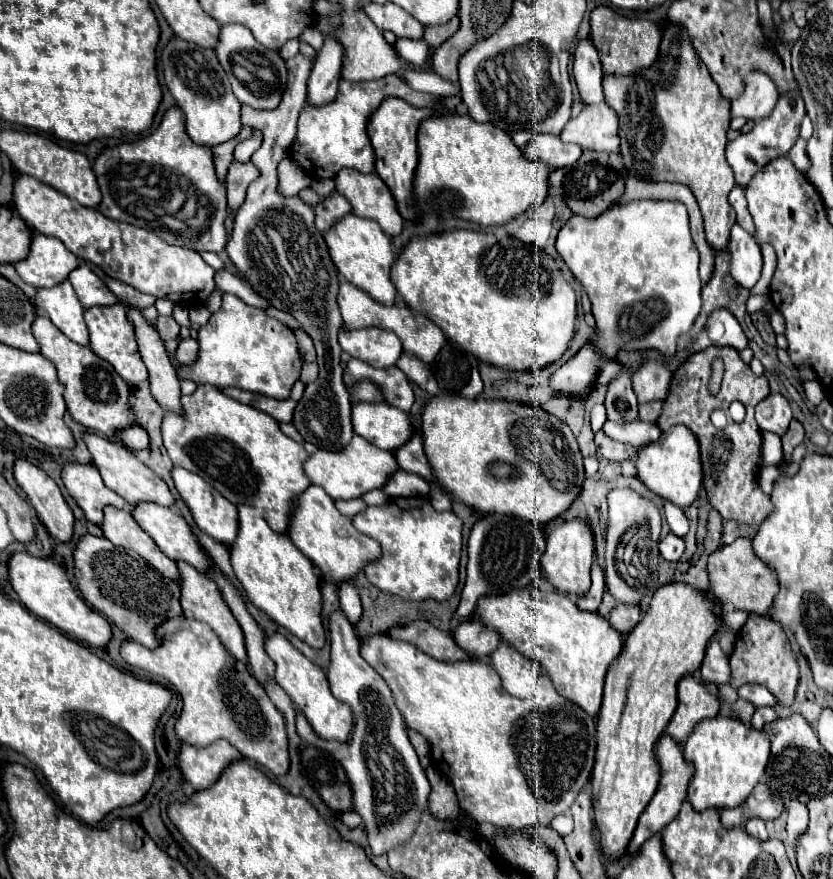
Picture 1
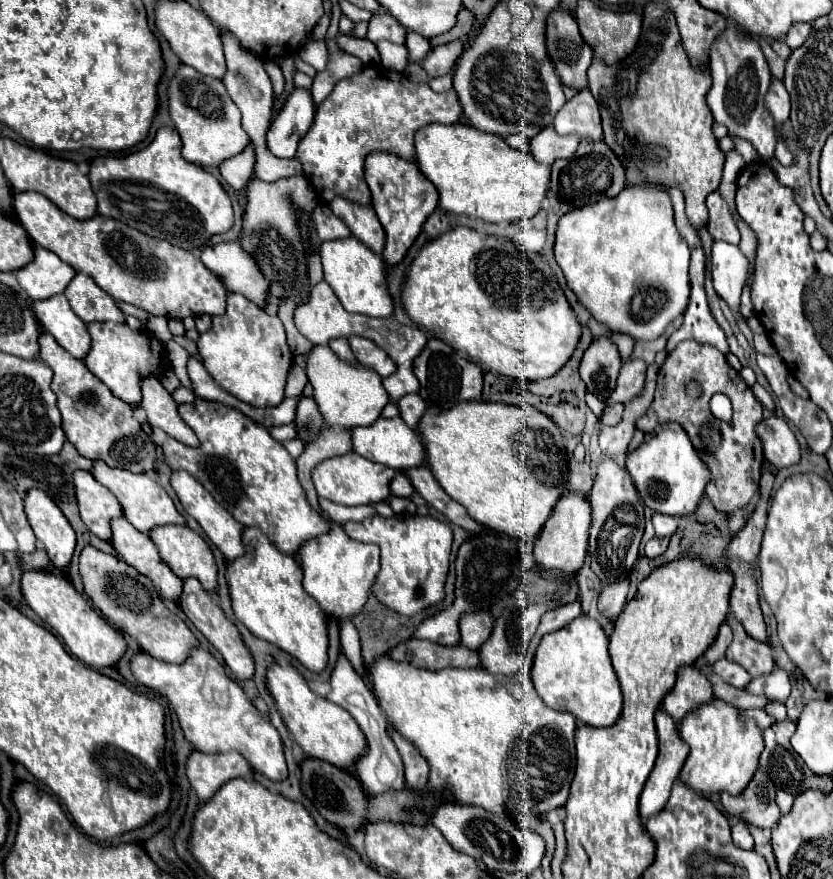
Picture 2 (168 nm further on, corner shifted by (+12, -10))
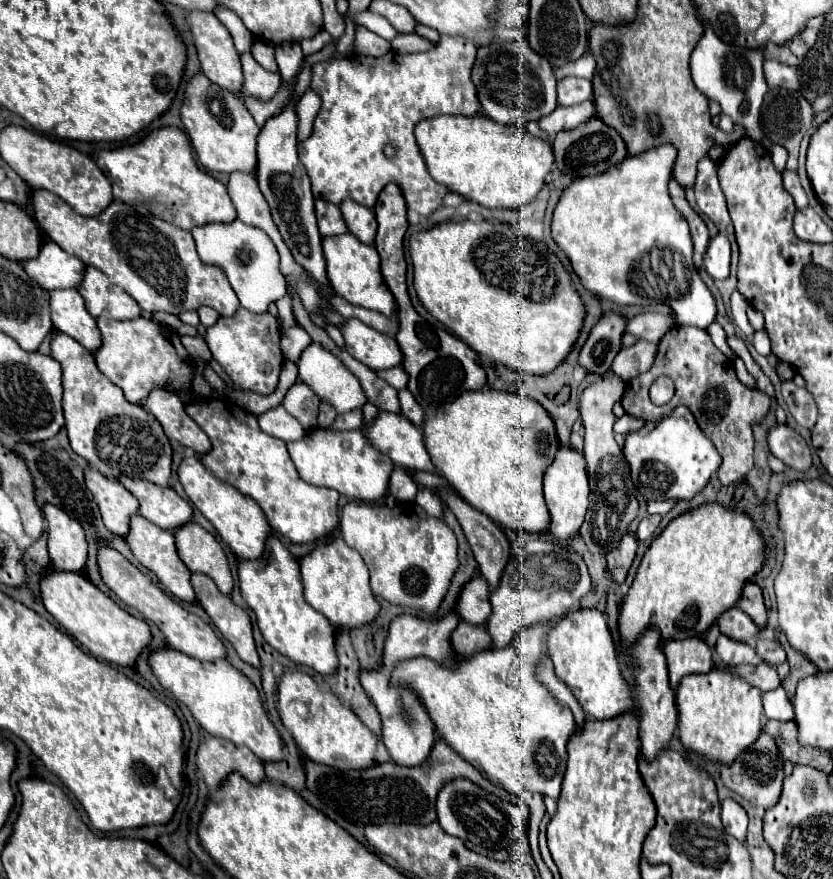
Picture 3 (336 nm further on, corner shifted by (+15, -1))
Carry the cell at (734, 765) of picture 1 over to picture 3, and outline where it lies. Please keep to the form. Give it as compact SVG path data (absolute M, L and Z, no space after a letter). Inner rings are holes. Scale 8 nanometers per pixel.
M718 666L706 674L684 676L676 688L676 704L682 744L722 764L732 764L732 760L756 740L764 724L764 712L760 708L762 692L738 674Z

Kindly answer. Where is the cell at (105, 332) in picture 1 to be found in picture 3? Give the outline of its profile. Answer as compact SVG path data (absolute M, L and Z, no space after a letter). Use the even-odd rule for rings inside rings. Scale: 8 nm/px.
M98 318L98 328L102 332L102 346L94 354L96 364L106 378L122 388L128 402L144 404L142 400L146 400L154 388L162 388L168 392L190 390L194 362L182 346L180 336L172 328L148 318L126 322Z

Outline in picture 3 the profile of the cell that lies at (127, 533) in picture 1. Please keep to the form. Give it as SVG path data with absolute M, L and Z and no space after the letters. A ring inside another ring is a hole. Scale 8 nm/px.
M136 514L136 516L132 516L130 534L126 536L126 542L130 544L130 550L138 558L138 562L142 566L146 566L150 572L154 572L154 576L160 580L160 584L170 594L174 594L176 598L180 598L184 602L196 602L196 594L194 594L194 588L190 584L192 572L184 566L184 562L178 556L176 540L174 540L174 534L172 532L166 532L166 530L158 528L156 524L152 524L152 522L148 522L148 520L144 520L142 516Z

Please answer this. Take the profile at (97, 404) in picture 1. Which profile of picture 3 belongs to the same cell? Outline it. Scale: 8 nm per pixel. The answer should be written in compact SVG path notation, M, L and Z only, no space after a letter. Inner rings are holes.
M58 332L52 338L52 356L62 364L64 372L62 404L72 450L104 476L118 480L126 474L158 486L168 486L172 476L172 446L160 422L142 406L130 404L122 390L98 370L94 354L68 334Z

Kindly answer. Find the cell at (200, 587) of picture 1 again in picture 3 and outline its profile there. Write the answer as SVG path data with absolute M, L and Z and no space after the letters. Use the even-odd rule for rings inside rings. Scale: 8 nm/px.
M192 574L192 586L198 594L200 606L208 612L214 626L230 640L238 656L254 668L260 668L260 656L252 638L252 622L248 612L236 606L230 596L218 592L214 580L204 574Z

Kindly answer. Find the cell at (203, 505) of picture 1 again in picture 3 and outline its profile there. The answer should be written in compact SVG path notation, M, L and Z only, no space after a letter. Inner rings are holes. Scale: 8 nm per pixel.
M185 448L183 451L182 460L178 466L178 478L190 502L214 524L222 540L232 548L232 552L240 560L256 560L264 554L266 538L272 534L272 528L264 512L258 508L258 504L250 496L218 480L212 472L208 472L202 466L202 462L196 458L196 453L190 448Z

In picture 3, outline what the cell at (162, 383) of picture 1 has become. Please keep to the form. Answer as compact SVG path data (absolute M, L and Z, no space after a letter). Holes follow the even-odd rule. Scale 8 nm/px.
M152 390L146 400L146 408L158 418L170 440L192 448L196 454L210 452L212 444L206 432L184 412L184 404L174 392Z

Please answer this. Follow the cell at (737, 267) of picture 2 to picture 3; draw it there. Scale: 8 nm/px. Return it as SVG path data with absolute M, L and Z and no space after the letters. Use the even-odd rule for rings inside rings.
M724 234L710 240L704 254L704 268L714 280L726 280L730 274L730 242Z

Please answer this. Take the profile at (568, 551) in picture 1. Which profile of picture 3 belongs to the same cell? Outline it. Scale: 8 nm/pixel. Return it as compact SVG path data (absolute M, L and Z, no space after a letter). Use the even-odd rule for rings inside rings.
M558 448L554 460L548 468L544 468L544 498L552 516L550 532L558 538L572 538L580 532L584 522L584 514L588 510L588 474L586 474L586 460L574 448Z

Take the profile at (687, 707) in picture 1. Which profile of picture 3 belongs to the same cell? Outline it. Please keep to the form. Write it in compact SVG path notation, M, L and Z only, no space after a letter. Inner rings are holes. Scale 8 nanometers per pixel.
M694 636L688 640L666 640L664 654L668 658L670 670L670 686L676 688L684 674L704 674L714 668L712 652L706 646L702 636Z

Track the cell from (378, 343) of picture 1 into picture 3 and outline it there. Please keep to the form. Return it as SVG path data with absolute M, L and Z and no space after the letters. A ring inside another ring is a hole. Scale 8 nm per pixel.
M348 318L342 324L340 332L346 340L346 350L370 370L400 366L402 352L392 336L378 332L372 326L366 326L358 318Z

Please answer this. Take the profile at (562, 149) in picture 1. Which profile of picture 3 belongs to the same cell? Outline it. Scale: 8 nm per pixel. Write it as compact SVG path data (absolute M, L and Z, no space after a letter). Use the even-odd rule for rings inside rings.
M586 100L586 102L574 104L574 106L556 106L556 110L550 112L548 116L540 118L538 124L544 132L558 134L562 130L572 130L572 128L584 124L594 112L596 112L594 100Z

